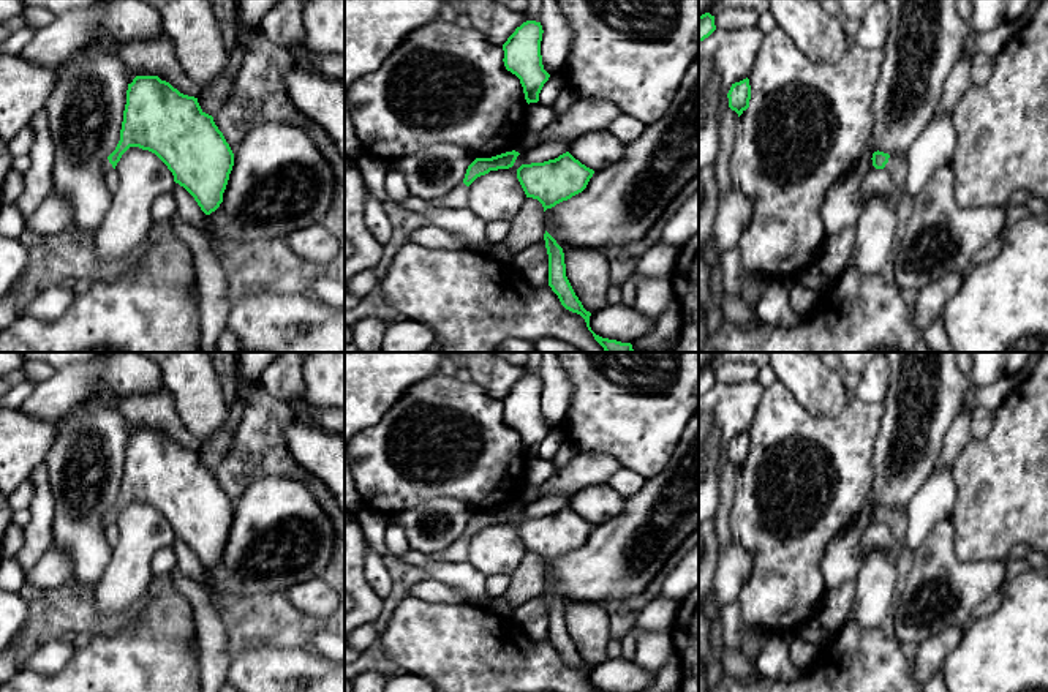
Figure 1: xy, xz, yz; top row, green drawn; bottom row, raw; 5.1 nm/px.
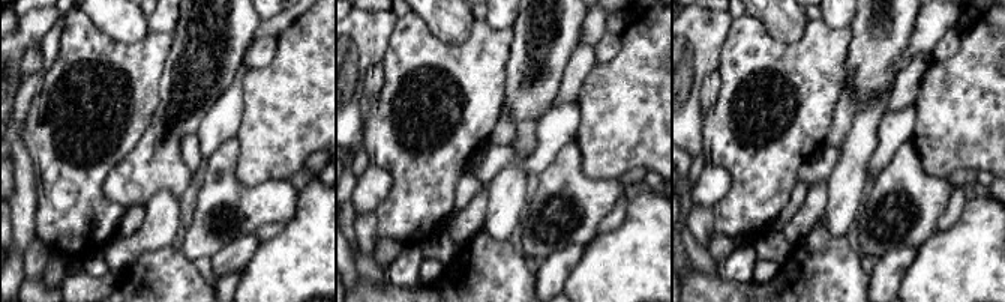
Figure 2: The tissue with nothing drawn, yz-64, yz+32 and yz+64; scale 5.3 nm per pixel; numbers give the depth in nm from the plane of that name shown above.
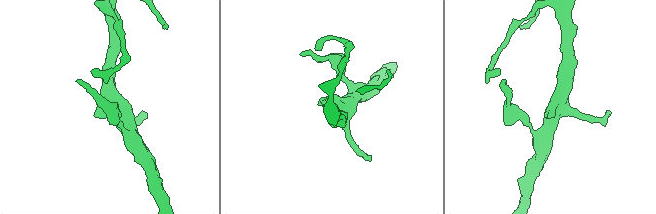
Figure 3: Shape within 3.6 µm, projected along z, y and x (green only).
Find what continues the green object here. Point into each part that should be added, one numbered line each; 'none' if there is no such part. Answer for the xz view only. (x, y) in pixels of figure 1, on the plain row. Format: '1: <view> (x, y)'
1: xz (457, 552)

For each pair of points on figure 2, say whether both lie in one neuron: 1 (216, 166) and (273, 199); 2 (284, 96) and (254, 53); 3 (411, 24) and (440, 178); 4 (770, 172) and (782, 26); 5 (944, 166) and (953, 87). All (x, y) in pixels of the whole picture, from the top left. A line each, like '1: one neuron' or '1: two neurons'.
1: one neuron
2: two neurons
3: one neuron
4: two neurons
5: one neuron

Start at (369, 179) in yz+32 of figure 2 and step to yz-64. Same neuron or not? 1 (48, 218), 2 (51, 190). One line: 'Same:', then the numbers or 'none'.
Same: none

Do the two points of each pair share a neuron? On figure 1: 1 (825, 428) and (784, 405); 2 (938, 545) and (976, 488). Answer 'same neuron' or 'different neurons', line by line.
1: same neuron
2: different neurons

